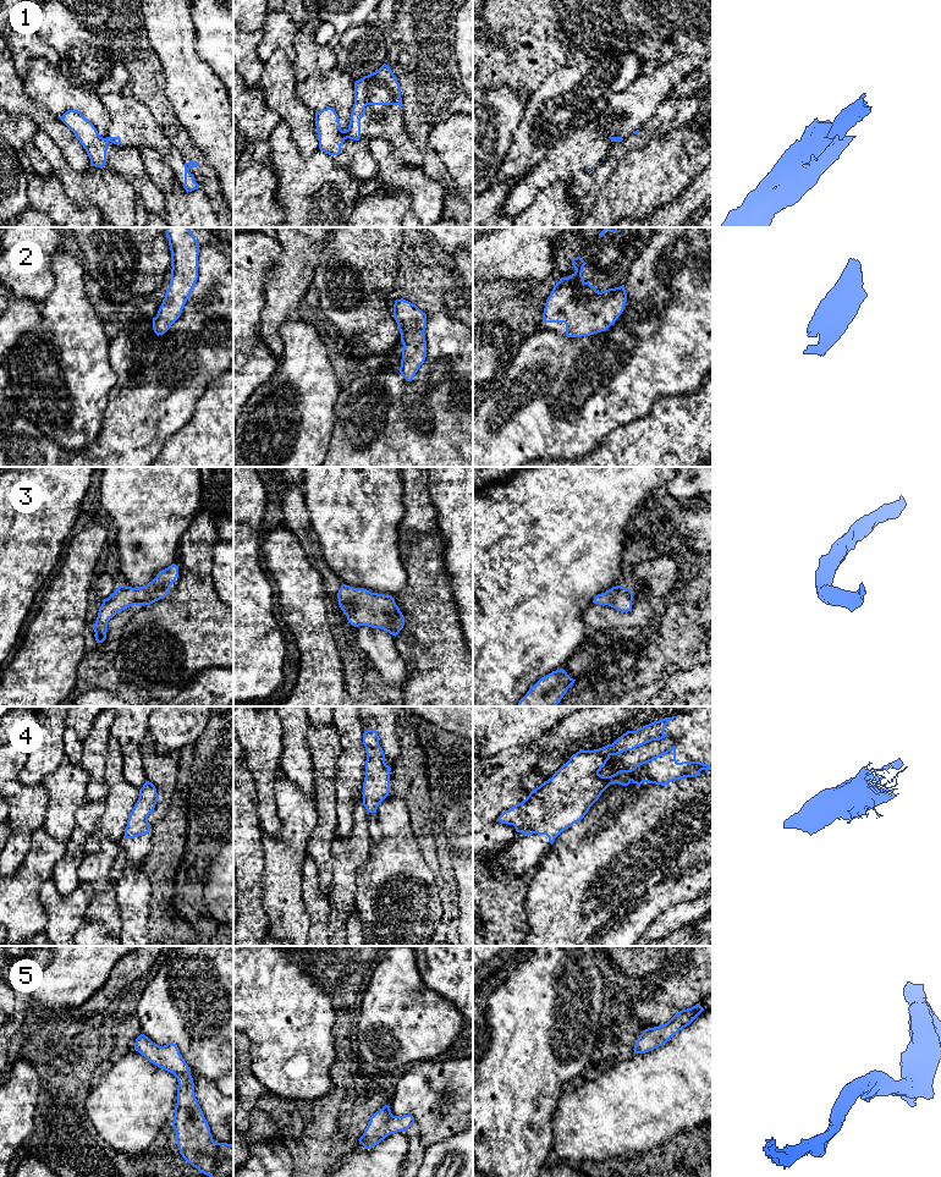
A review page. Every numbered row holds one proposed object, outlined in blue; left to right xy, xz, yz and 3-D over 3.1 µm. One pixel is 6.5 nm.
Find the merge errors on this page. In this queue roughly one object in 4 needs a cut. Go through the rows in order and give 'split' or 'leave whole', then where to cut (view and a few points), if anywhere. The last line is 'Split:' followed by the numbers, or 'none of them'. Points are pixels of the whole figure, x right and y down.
1: split; cut in xz along (347, 130), (348, 137)
2: leave whole; no cut
3: leave whole; no cut
4: leave whole; no cut
5: leave whole; no cut
Split: 1

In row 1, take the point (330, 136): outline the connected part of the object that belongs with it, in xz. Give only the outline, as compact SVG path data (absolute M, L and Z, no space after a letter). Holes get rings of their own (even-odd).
M326 108L315 112L315 122L319 149L332 156L341 154L341 145L348 138L348 130L341 130L335 109Z

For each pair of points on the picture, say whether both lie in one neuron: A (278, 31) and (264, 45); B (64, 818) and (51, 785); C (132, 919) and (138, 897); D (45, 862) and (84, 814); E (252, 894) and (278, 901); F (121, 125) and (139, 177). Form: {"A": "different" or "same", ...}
{"A": "same", "B": "same", "C": "same", "D": "different", "E": "different", "F": "different"}

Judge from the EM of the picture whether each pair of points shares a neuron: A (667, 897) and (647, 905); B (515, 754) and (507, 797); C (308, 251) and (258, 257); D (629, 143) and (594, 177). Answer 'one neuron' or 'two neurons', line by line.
A: one neuron
B: one neuron
C: two neurons
D: one neuron

